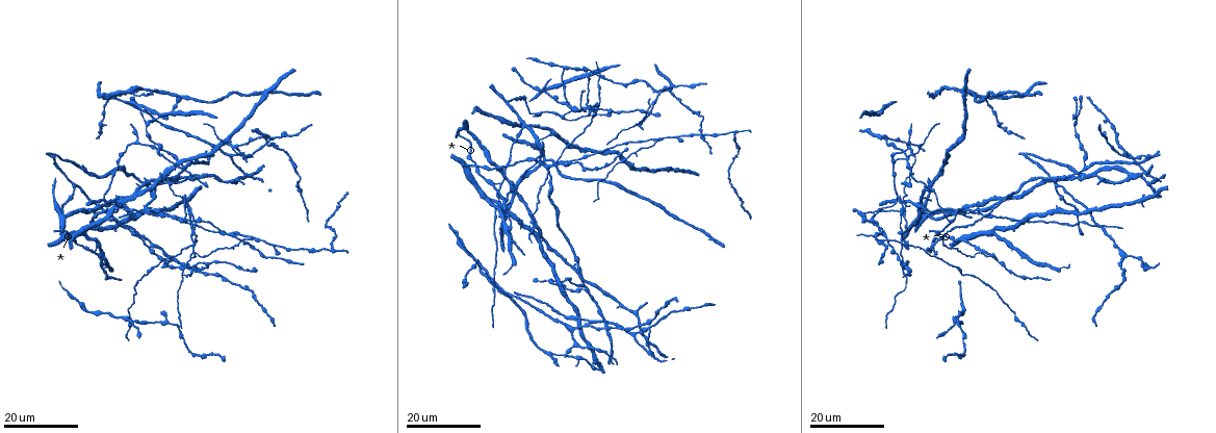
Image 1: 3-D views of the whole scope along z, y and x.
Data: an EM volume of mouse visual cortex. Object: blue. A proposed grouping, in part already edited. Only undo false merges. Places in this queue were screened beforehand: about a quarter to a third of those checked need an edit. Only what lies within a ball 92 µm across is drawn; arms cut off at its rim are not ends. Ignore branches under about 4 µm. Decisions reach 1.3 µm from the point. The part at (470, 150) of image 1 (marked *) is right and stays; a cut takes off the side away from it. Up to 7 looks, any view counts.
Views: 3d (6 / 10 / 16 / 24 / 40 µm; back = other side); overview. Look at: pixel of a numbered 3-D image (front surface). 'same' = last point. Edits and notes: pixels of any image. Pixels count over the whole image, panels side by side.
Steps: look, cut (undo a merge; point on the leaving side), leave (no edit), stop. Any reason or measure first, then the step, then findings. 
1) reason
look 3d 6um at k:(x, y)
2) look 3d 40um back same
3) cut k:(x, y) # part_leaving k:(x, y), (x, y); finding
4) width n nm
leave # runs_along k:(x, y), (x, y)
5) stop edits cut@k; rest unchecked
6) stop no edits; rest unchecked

look 3d 16um at 1:(863, 211)

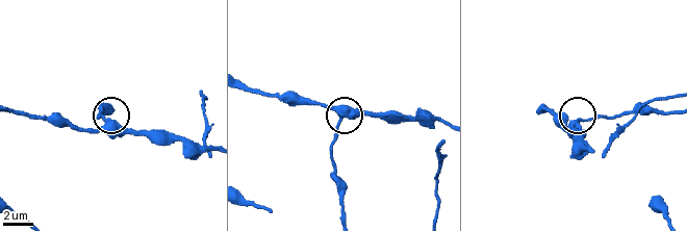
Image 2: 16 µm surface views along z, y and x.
look 3d 10um at 2:(109, 120)

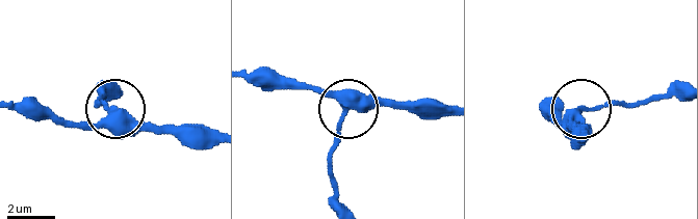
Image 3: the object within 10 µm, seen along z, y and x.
width 350 nm
leave # runs_along 3:(446, 110), (357, 106), (342, 121), (333, 173); continuous, no second cell

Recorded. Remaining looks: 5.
look 3d 16um at 1:(523, 129)

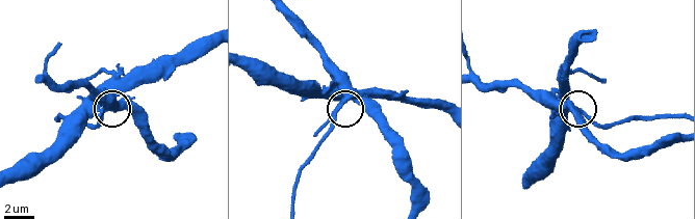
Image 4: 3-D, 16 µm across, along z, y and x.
zoom in
look 3d 10um at 4:(341, 104)

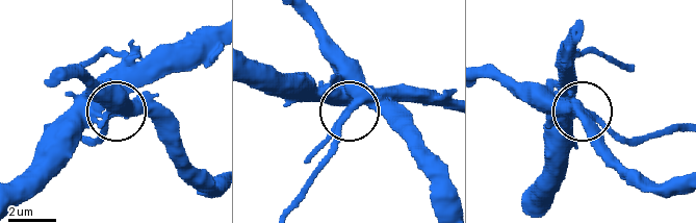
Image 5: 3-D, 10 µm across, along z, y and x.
cut 5:(340, 132) # two cells meet here

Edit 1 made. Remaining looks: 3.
look 3d 16um at 1:(884, 141)

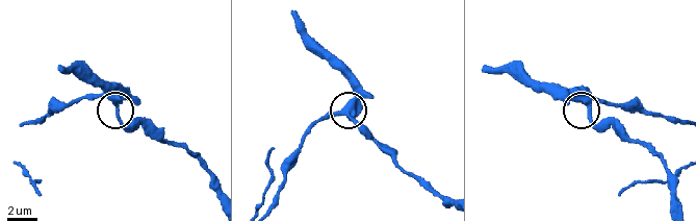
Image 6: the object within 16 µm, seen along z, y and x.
look 3d 10um at 6:(590, 109)

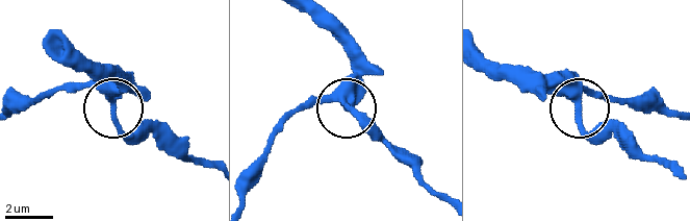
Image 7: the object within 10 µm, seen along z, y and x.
look 3d 6um at 7:(578, 105)

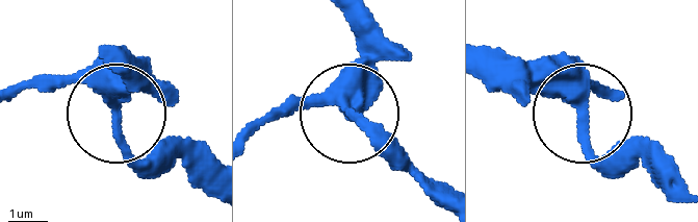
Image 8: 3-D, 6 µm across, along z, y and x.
leave # runs_along 8:(17, 94), (76, 83), (115, 110), (126, 64); all the same cell

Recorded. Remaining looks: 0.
stop edits cut@5; rest unchecked

